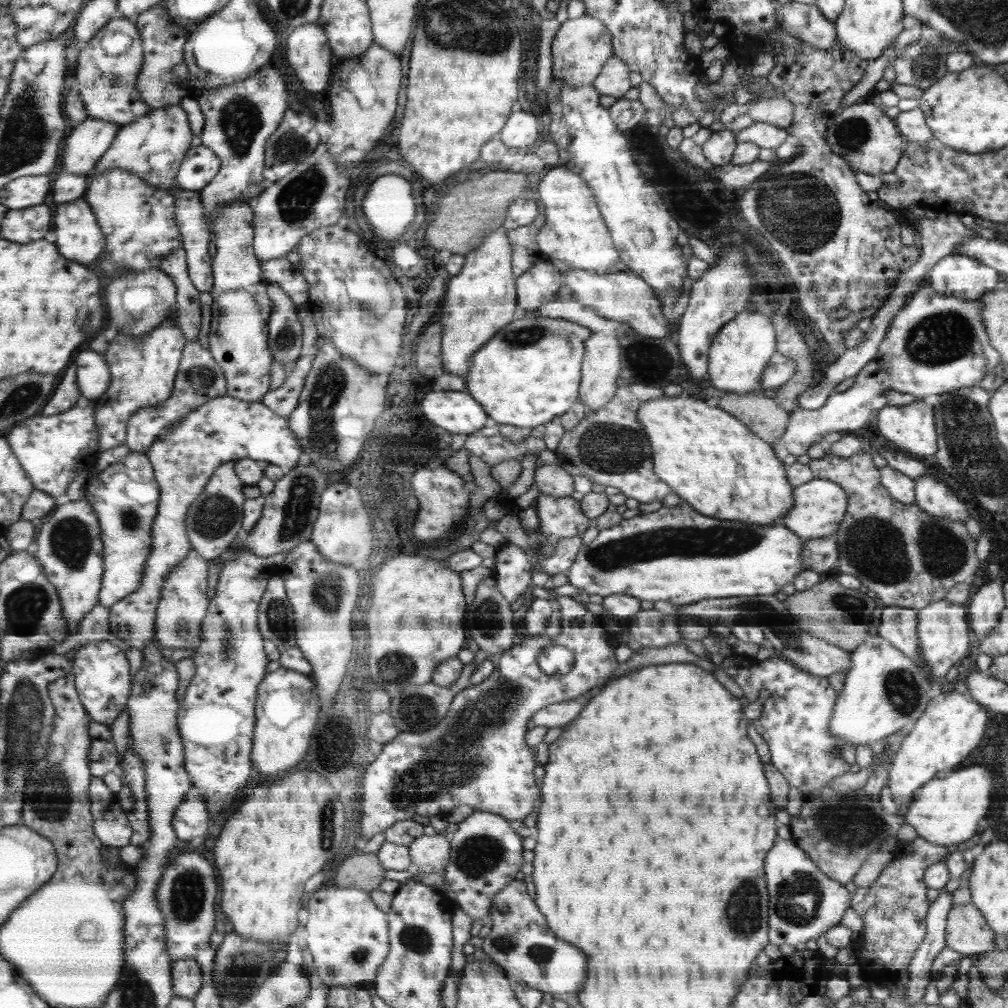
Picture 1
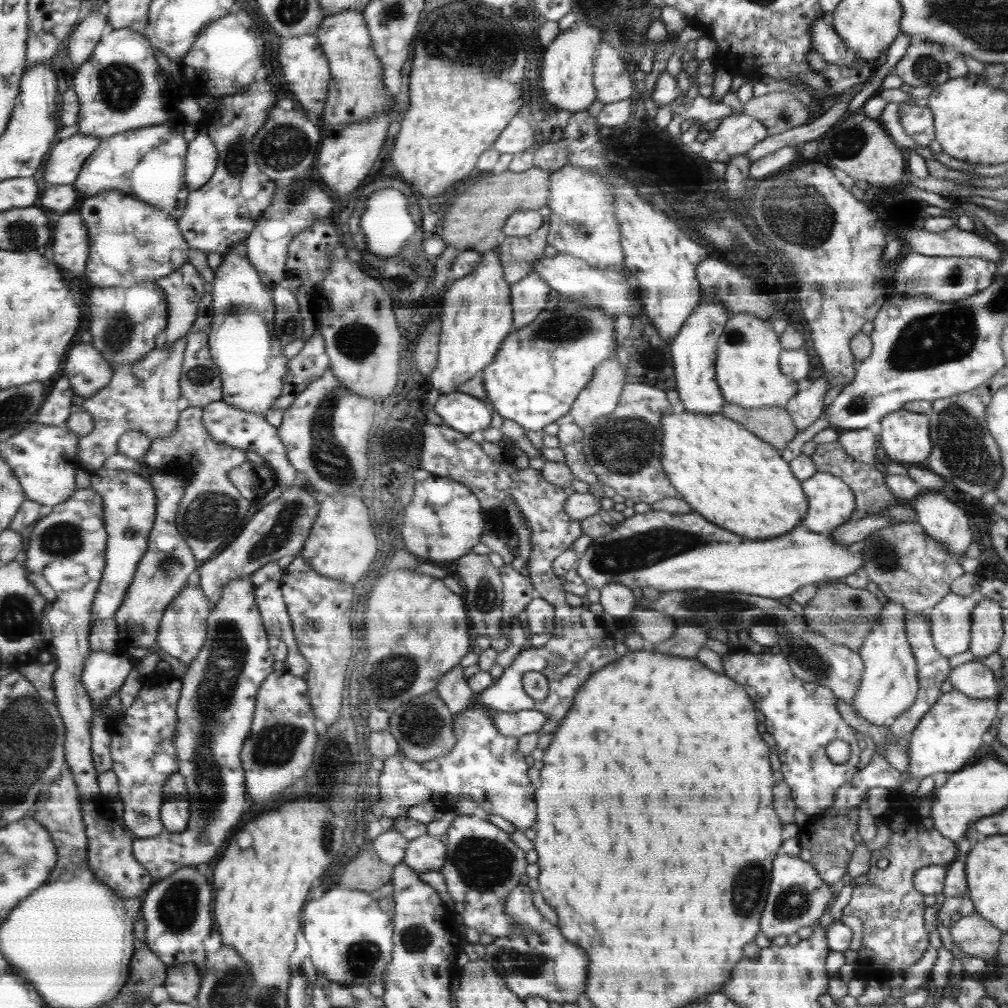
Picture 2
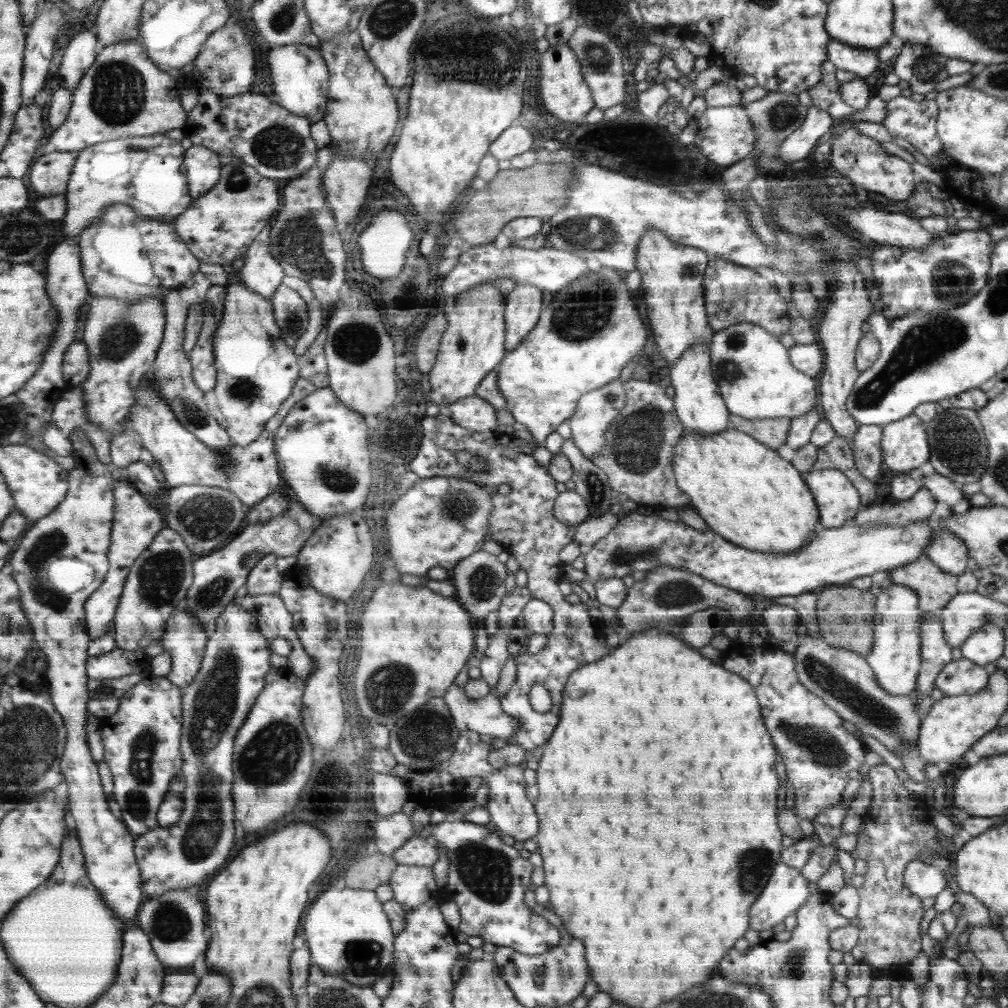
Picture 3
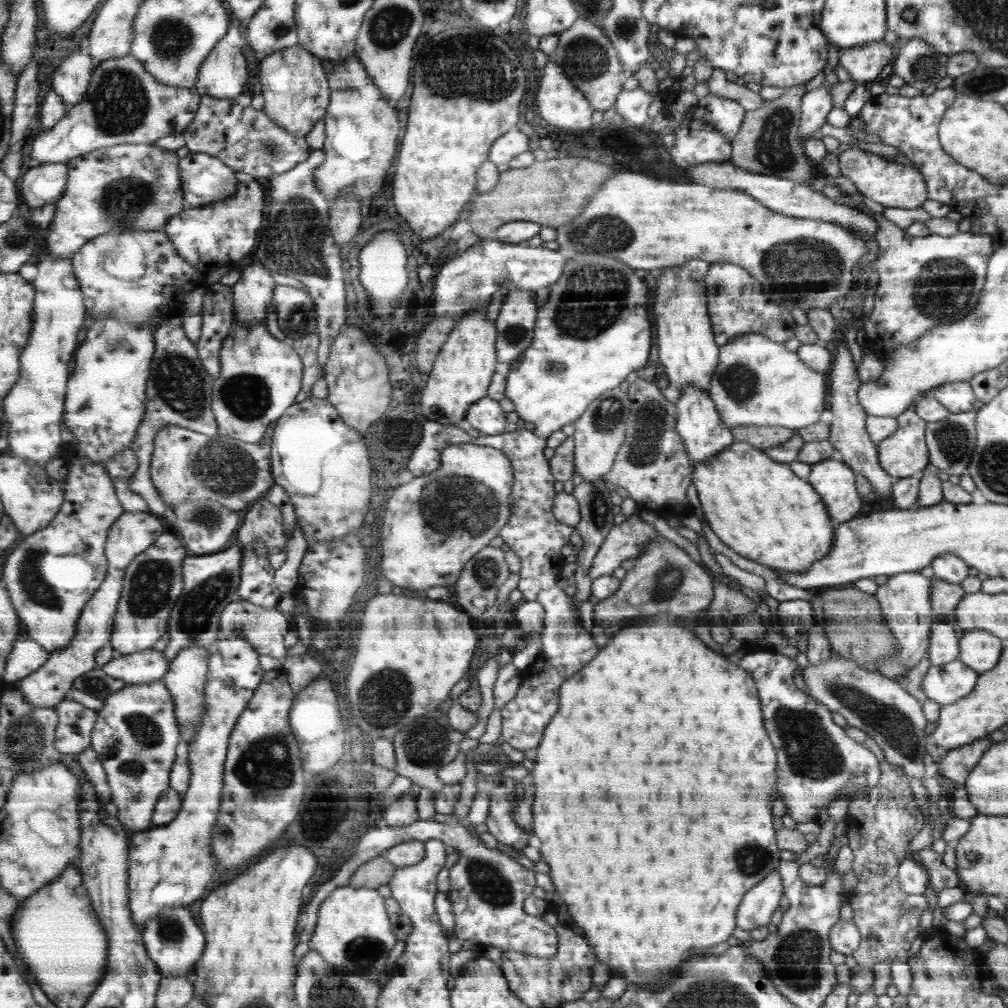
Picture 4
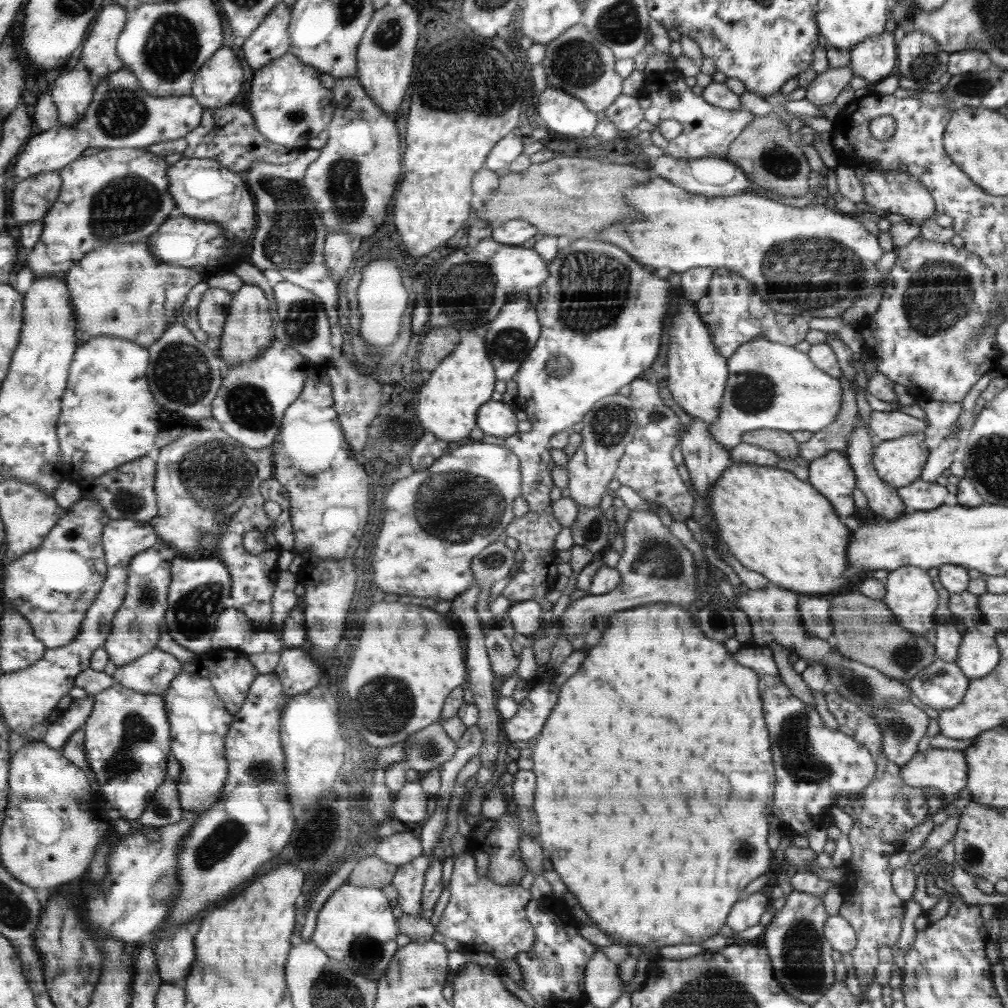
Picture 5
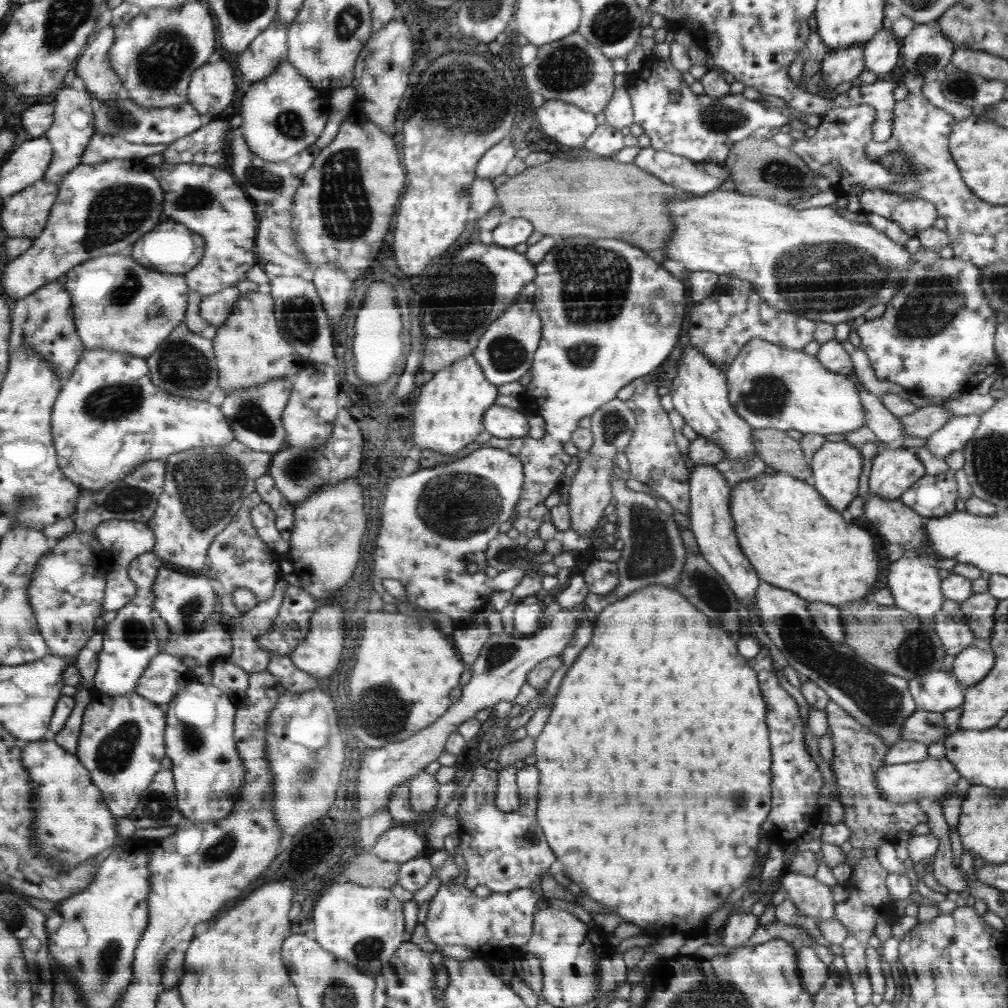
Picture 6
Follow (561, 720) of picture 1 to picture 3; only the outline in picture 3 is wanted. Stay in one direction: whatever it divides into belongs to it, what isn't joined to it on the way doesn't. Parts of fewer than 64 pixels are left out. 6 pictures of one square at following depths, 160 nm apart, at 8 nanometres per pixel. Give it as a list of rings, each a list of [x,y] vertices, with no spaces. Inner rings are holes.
[[[450,686],[442,698],[448,705],[458,730],[472,730],[479,734],[489,734],[506,742],[519,729],[519,722],[508,716],[501,707],[495,688],[480,699],[470,699],[462,687]]]

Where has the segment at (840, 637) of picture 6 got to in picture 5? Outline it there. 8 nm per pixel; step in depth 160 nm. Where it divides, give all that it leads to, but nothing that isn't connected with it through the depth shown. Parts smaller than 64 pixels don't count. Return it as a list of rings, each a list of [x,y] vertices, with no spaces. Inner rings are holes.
[[[809,595],[798,601],[798,614],[806,632],[812,637],[831,640],[833,623],[830,618],[832,603],[828,597]]]

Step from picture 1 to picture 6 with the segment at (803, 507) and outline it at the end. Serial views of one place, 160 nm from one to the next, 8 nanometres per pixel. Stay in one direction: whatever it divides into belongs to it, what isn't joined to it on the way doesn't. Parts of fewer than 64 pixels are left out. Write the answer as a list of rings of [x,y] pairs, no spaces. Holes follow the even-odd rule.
[[[827,440],[811,457],[811,467],[813,473],[811,481],[822,496],[827,499],[830,506],[835,506],[838,510],[844,510],[852,504],[852,500],[858,495],[858,478],[862,472],[862,457],[859,448],[854,448],[852,444],[844,440]]]

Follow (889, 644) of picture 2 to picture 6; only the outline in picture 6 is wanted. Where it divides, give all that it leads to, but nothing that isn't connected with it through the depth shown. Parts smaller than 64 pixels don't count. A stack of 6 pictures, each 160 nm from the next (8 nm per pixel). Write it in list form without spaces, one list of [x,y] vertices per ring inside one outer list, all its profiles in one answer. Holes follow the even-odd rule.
[[[906,555],[890,565],[886,587],[892,593],[895,605],[899,609],[914,613],[916,617],[922,618],[926,626],[930,626],[935,624],[936,612],[944,602],[944,596],[940,592],[940,582],[942,580],[931,563],[920,557]]]

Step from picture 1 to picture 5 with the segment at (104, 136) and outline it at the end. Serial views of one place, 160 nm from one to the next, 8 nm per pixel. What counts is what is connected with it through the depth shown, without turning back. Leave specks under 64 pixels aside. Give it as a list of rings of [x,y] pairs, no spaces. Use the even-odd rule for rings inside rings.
[[[58,170],[42,172],[18,182],[13,191],[13,218],[21,227],[46,218],[61,197],[65,179]]]

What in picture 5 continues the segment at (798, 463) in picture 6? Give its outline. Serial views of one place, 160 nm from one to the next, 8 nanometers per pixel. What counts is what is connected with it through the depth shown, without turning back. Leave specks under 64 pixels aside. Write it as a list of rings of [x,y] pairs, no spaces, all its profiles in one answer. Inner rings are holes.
[[[774,429],[751,430],[744,434],[744,442],[775,452],[782,459],[799,456],[799,442],[791,433]]]

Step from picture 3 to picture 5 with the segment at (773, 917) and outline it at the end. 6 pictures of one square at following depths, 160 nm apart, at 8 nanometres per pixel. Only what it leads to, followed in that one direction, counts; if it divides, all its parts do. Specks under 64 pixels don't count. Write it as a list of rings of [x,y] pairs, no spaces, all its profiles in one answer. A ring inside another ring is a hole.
[[[764,890],[750,894],[733,906],[728,920],[730,928],[737,933],[759,924],[761,916],[771,905],[771,898]]]

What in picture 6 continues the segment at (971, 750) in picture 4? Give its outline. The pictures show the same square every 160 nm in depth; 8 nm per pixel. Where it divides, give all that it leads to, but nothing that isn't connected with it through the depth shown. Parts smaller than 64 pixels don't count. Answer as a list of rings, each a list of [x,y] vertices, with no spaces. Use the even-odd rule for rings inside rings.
[[[926,756],[922,760],[891,761],[877,774],[877,786],[890,802],[915,802],[924,799],[941,800],[957,792],[956,784],[962,778],[961,772],[946,758],[936,760]]]

